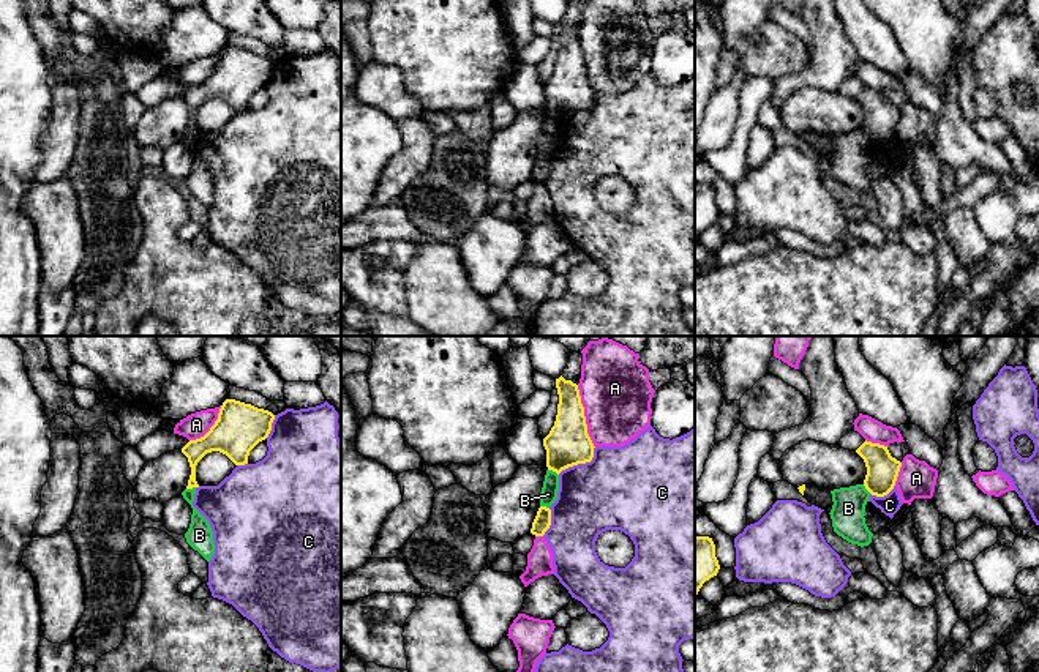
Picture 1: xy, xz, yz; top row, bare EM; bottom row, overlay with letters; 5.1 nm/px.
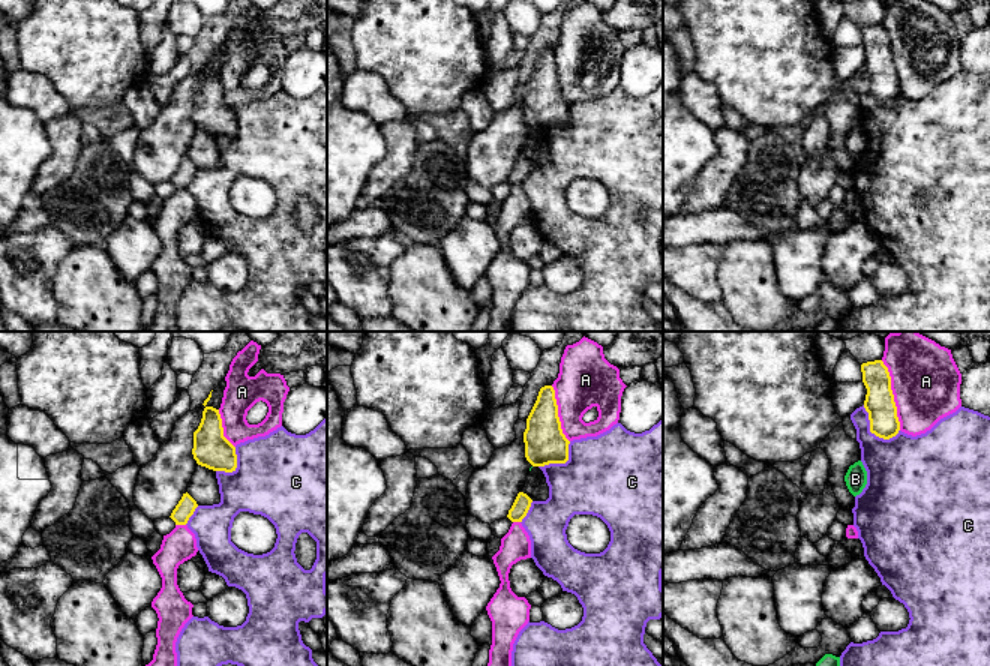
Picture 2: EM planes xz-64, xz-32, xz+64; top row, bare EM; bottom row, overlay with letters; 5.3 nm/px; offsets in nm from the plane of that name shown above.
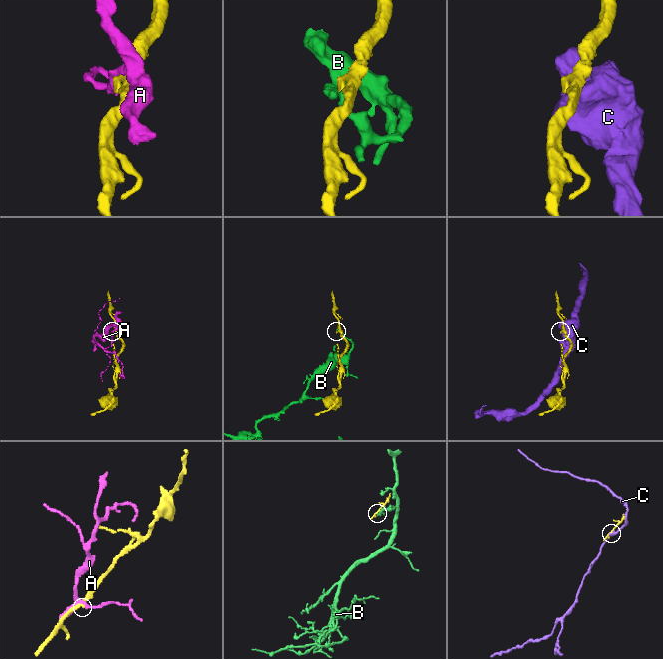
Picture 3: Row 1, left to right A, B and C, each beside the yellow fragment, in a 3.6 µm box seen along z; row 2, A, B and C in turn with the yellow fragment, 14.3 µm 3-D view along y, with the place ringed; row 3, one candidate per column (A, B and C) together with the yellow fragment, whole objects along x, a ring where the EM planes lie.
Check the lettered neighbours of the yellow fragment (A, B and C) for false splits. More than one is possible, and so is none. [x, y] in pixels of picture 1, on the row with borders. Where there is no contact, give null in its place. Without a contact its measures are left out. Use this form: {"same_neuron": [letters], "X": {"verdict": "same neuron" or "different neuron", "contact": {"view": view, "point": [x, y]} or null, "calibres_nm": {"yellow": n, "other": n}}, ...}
{"same_neuron": [], "A": {"verdict": "different neuron", "contact": {"view": "xz", "point": [585, 417]}, "calibres_nm": {"yellow": 220, "other": 360}}, "B": {"verdict": "different neuron", "contact": {"view": "xz", "point": [553, 470]}, "calibres_nm": {"yellow": 220, "other": 90}}, "C": {"verdict": "different neuron", "contact": {"view": "xz", "point": [580, 462]}, "calibres_nm": {"yellow": 220, "other": 420}}}

